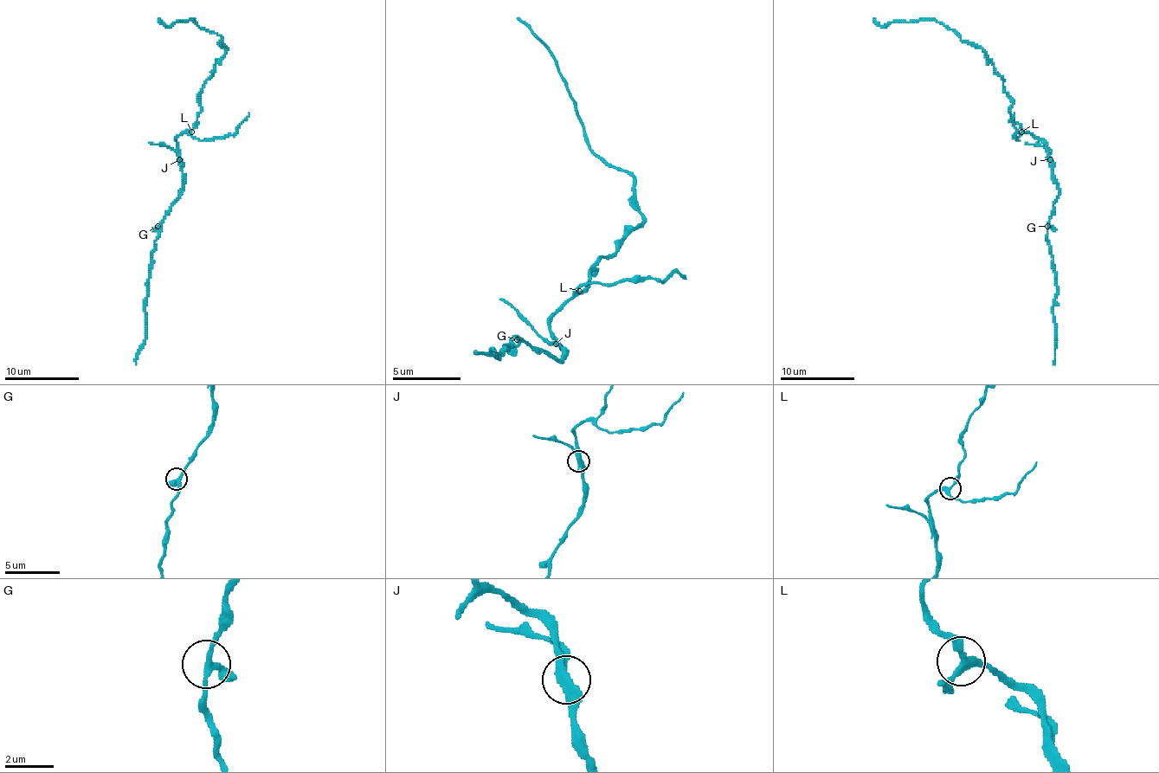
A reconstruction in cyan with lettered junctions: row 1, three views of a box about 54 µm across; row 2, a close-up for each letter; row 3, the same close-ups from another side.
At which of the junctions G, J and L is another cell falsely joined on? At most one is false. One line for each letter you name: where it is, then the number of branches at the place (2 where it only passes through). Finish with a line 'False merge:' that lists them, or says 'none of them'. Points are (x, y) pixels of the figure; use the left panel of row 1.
J: (179, 159) | 3
False merge: J

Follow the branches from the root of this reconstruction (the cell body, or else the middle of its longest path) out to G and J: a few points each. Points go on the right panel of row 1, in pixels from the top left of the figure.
G: (1029, 132), (1046, 146), (1051, 179), (1059, 190), (1059, 198), (1052, 205), (1052, 215), (1047, 226)
J: (1029, 132), (1046, 146), (1049, 159)

